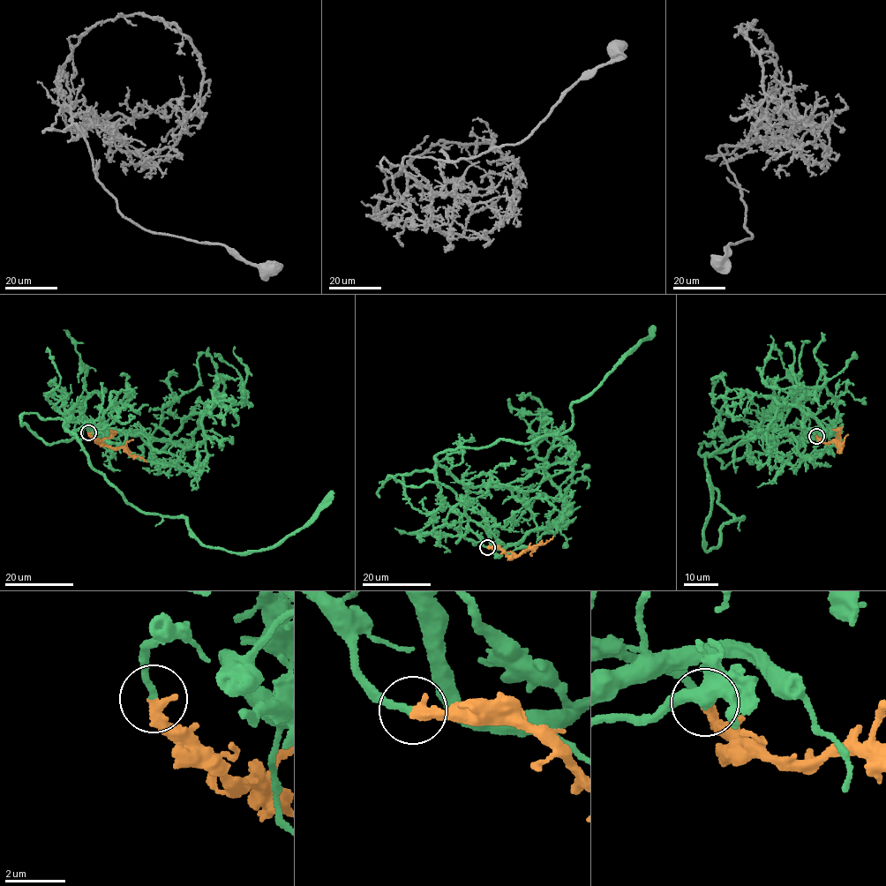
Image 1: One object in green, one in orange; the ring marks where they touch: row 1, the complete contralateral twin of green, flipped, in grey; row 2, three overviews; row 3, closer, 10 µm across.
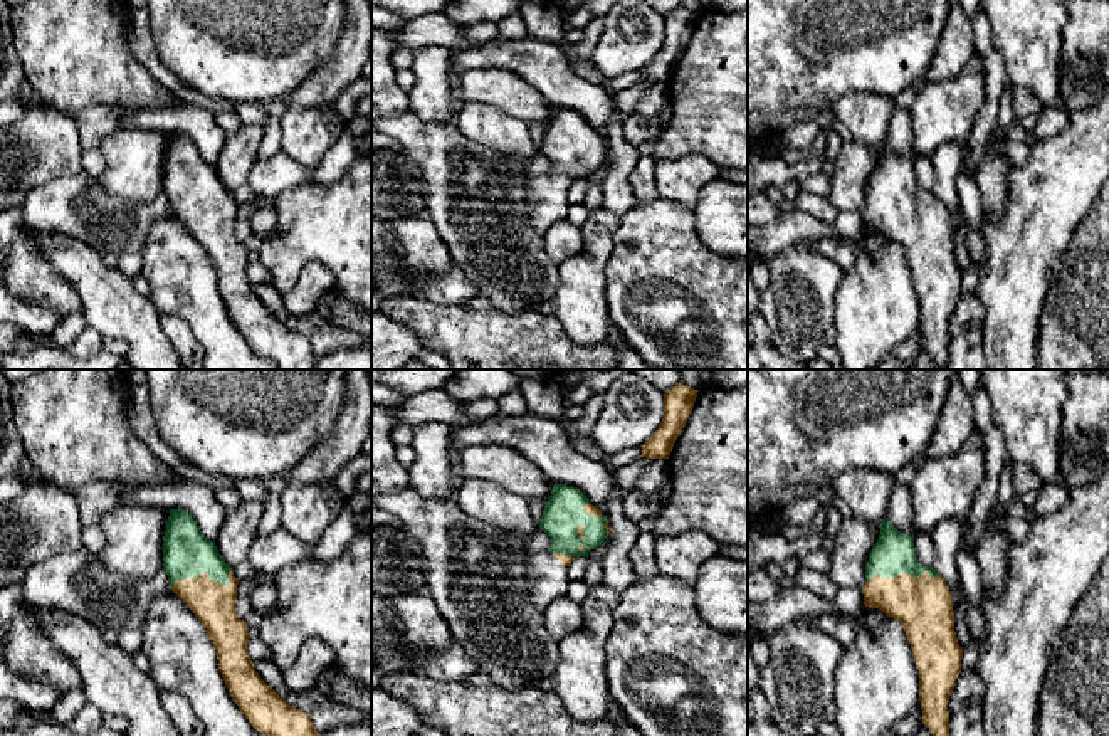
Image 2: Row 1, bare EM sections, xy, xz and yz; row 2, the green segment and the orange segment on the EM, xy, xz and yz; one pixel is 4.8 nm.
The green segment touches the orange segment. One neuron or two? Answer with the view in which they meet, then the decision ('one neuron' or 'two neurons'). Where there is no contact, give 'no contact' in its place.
contact in xy; one neuron

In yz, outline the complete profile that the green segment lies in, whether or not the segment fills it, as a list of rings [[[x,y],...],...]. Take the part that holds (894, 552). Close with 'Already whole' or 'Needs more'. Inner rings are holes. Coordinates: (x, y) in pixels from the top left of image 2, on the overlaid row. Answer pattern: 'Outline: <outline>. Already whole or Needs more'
Outline: [[[887,519],[880,523],[880,534],[874,544],[862,586],[864,605],[879,608],[899,620],[911,644],[919,670],[919,701],[922,724],[933,736],[949,736],[949,696],[961,674],[963,649],[954,632],[953,600],[948,583],[933,566],[922,566],[916,558],[914,538],[897,531]]]. Needs more

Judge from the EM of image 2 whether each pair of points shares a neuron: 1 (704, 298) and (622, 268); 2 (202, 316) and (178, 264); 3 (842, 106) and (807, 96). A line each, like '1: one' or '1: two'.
1: one
2: one
3: two

